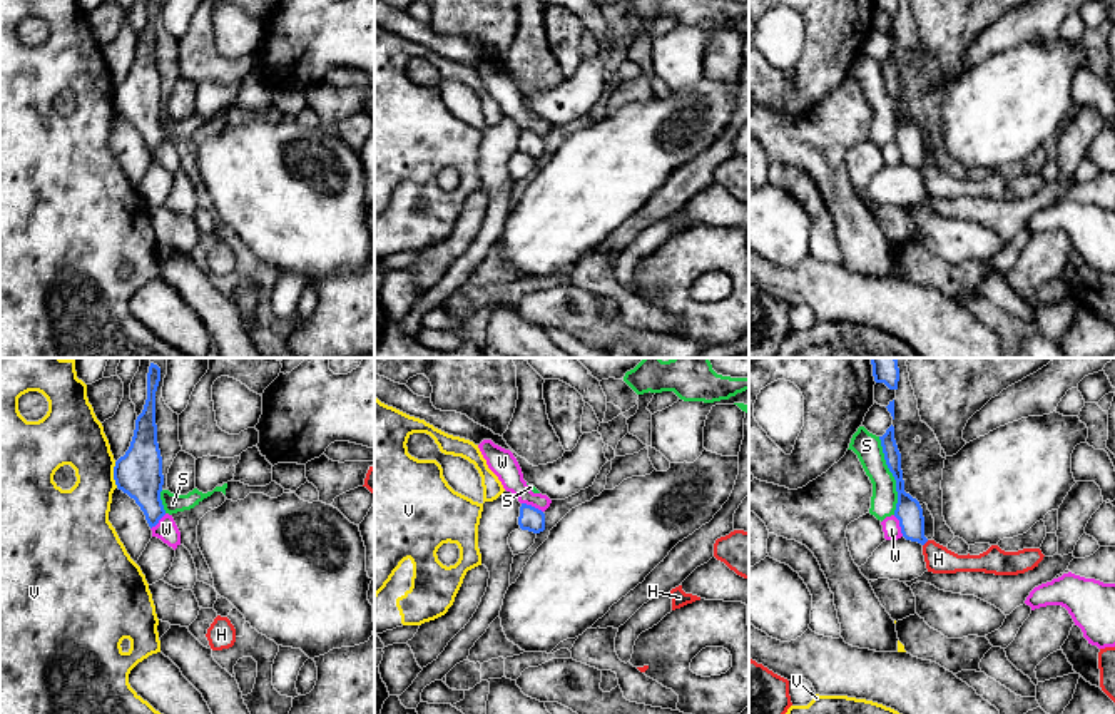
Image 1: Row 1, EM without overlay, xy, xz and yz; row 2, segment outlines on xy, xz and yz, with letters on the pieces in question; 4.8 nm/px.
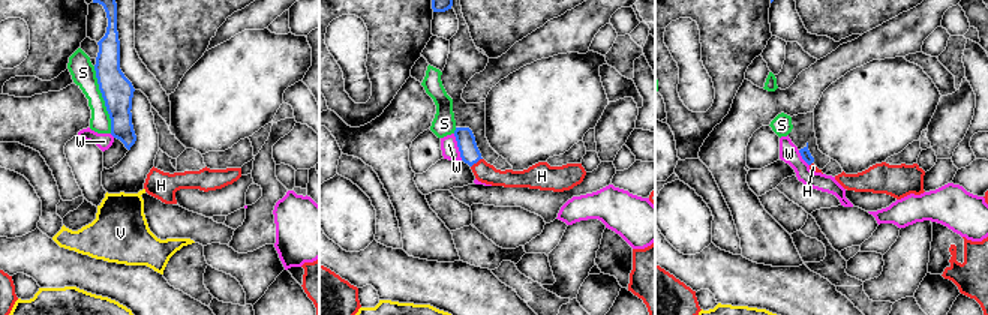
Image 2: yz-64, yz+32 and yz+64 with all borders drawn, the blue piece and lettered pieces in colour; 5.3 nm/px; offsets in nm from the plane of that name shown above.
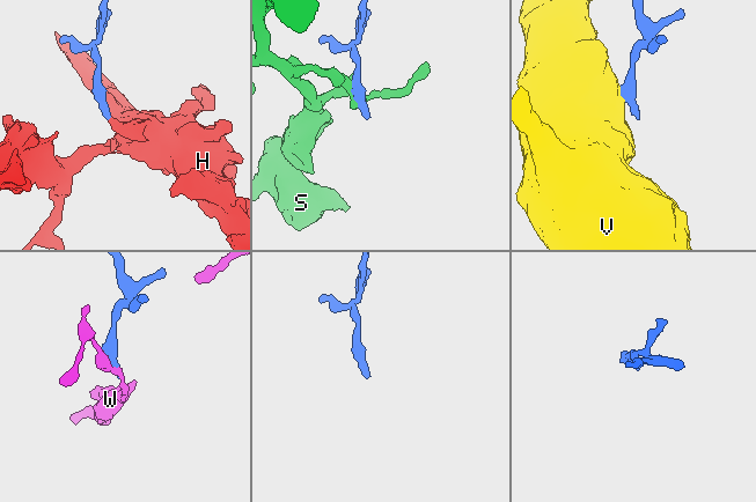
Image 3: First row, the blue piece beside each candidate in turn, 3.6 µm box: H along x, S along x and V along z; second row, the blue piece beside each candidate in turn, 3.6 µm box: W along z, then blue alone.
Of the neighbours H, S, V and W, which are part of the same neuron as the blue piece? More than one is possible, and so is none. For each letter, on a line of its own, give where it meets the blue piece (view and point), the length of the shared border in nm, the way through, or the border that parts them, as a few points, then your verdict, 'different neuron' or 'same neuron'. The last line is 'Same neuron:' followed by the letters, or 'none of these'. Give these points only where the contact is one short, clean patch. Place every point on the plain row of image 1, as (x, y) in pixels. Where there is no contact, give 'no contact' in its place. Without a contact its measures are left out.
H: meets blue in yz at (925, 168); contact 40 nm long; runs through yz (908, 136), (913, 156), (925, 168), (938, 184); same neuron
S: meets blue in yz at (893, 101); contact 380 nm long; border along yz (878, 62), (885, 89), (895, 106), (895, 139); different neuron
V: meets blue in xy at (114, 101); contact 130 nm long; border along xy (114, 87), (114, 109), (117, 112); different neuron
W: meets blue in xz at (532, 132); contact 120 nm long; border along xz (522, 127), (542, 137); different neuron
Same neuron: H

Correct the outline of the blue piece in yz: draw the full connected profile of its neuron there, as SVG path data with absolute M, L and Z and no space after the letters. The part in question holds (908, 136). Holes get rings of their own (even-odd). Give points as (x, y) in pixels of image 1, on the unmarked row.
M891 50L879 65L886 90L896 105L898 129L894 142L899 145L903 162L923 171L928 197L985 197L995 201L1018 201L1038 192L1045 182L1040 174L1005 177L998 171L991 171L980 181L958 181L934 166L928 166L924 162L923 134L916 124L904 117L901 79L894 65L894 52Z

